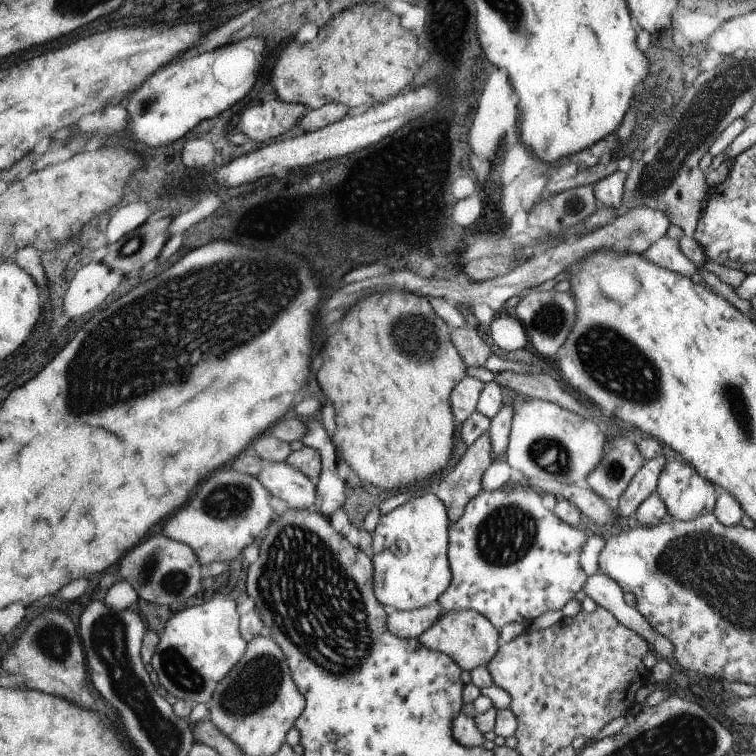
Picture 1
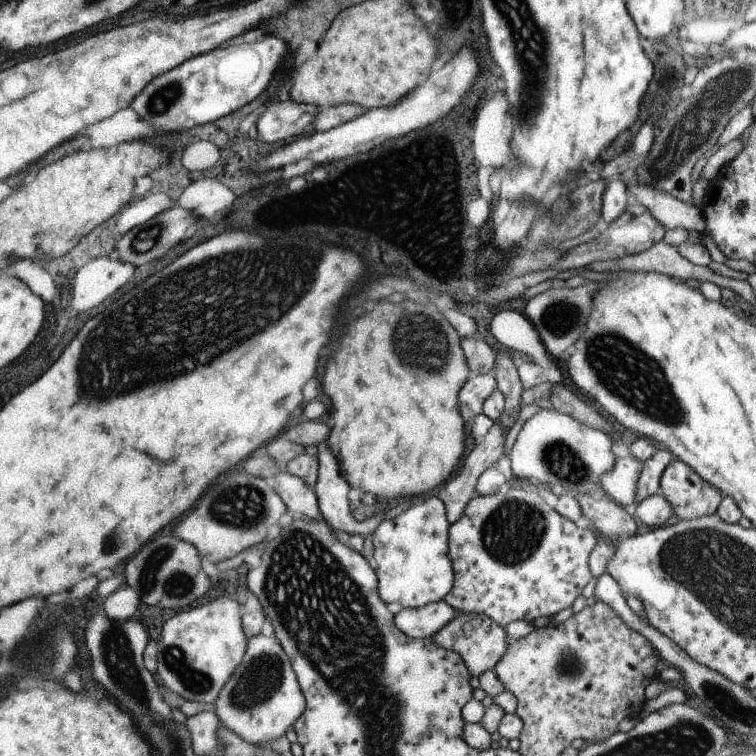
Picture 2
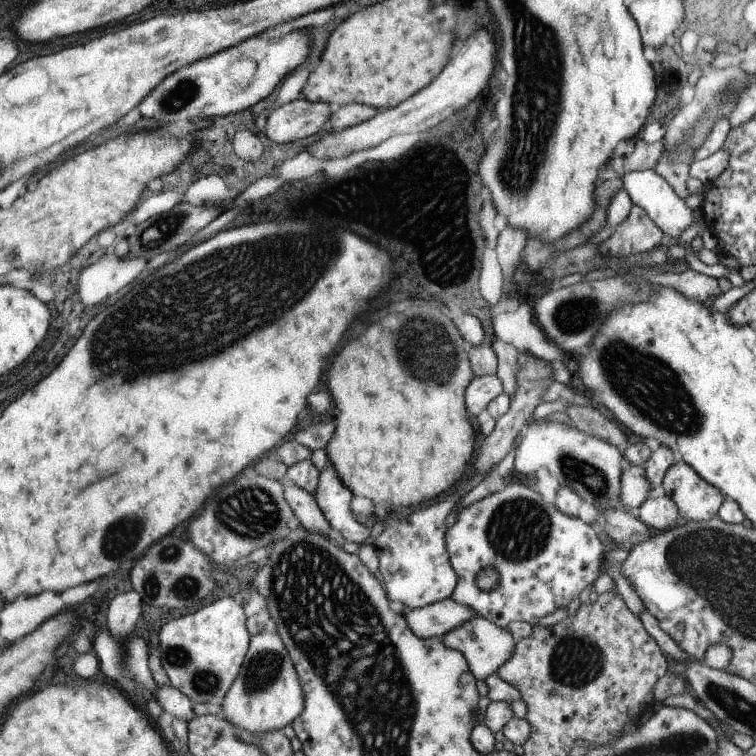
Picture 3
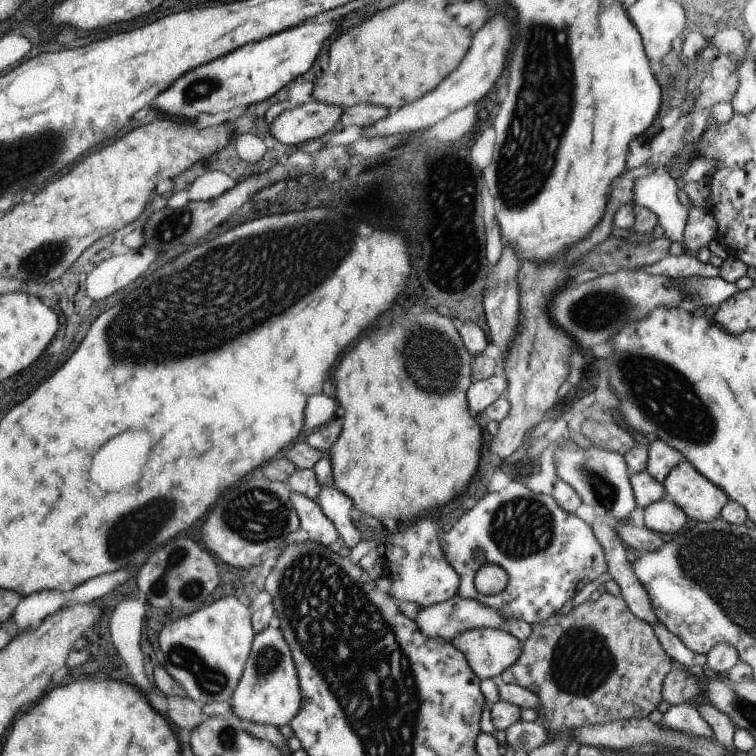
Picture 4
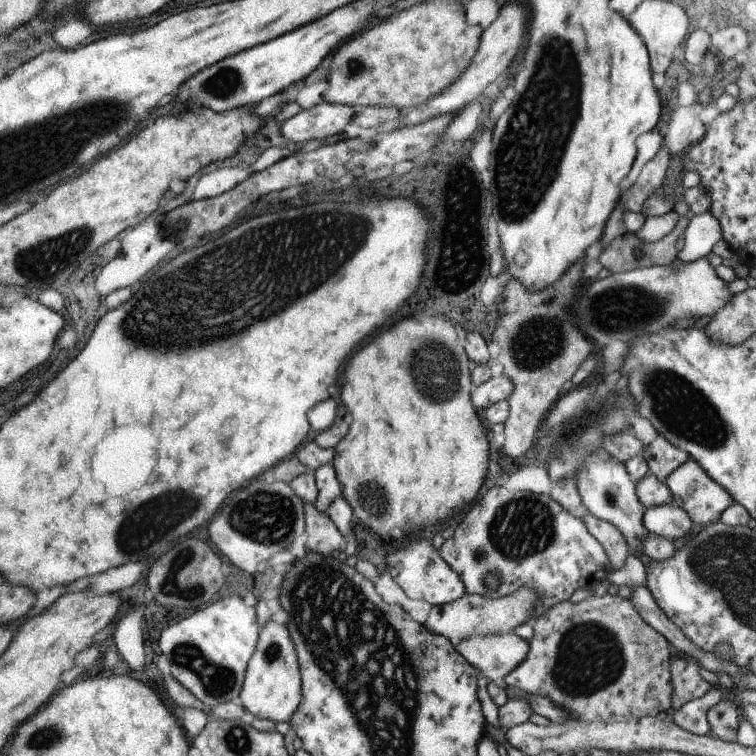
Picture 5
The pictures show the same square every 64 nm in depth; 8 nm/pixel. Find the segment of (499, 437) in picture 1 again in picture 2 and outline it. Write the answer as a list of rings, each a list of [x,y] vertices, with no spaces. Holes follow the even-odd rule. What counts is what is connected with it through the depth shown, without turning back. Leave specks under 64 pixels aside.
[[[497,354],[497,364],[493,368],[493,376],[497,380],[497,390],[505,396],[505,408],[499,414],[499,418],[495,420],[495,422],[499,422],[499,428],[505,438],[517,420],[517,410],[521,404],[519,396],[523,392],[523,386],[515,372],[515,362],[511,358],[507,358],[505,354]]]

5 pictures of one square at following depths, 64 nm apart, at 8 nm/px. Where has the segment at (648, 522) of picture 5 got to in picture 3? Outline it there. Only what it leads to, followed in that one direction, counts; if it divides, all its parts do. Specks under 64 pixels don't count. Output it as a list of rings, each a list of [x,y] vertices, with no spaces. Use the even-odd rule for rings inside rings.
[[[661,494],[657,498],[647,498],[639,506],[637,520],[641,520],[645,526],[651,526],[655,530],[667,530],[681,522],[679,514],[677,514],[677,506],[665,494]]]

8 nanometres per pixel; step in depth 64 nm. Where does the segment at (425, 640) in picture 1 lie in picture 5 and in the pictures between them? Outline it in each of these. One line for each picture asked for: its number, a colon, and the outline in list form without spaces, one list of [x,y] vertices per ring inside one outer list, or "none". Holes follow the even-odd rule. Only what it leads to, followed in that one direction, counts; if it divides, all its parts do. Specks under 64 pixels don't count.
2: [[[455,614],[455,618],[449,620],[441,630],[437,630],[429,640],[435,642],[437,648],[459,654],[467,672],[473,676],[479,676],[485,670],[491,670],[501,660],[501,656],[505,654],[505,648],[507,648],[503,628],[481,614]]]
3: [[[473,614],[471,620],[467,620],[467,622],[455,626],[453,630],[449,630],[449,632],[441,638],[441,642],[443,642],[449,650],[457,650],[457,652],[463,654],[463,658],[465,658],[465,662],[467,662],[471,674],[473,674],[477,680],[487,680],[489,676],[497,674],[497,670],[511,658],[513,648],[515,648],[509,630],[505,630],[505,628],[497,626],[497,624],[493,624],[491,620],[487,620],[487,618],[483,618],[483,616],[475,616],[475,614]]]
4: [[[473,628],[457,634],[451,644],[465,656],[479,680],[499,680],[499,674],[521,654],[521,642],[507,628]]]
5: [[[511,634],[469,636],[461,640],[455,650],[481,674],[487,682],[503,682],[527,656],[527,642]]]

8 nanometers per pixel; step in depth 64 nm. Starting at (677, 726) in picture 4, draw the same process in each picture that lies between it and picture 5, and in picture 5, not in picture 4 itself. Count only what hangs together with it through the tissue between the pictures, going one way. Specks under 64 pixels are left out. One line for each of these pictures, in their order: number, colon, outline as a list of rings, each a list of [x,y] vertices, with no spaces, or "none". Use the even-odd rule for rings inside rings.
5: [[[711,686],[705,696],[683,704],[677,712],[671,710],[669,716],[671,716],[673,724],[677,724],[679,728],[683,728],[683,730],[687,730],[695,736],[707,736],[707,734],[711,734],[709,720],[707,720],[707,710],[713,708],[717,702],[721,702],[723,694],[725,692],[719,686]]]

